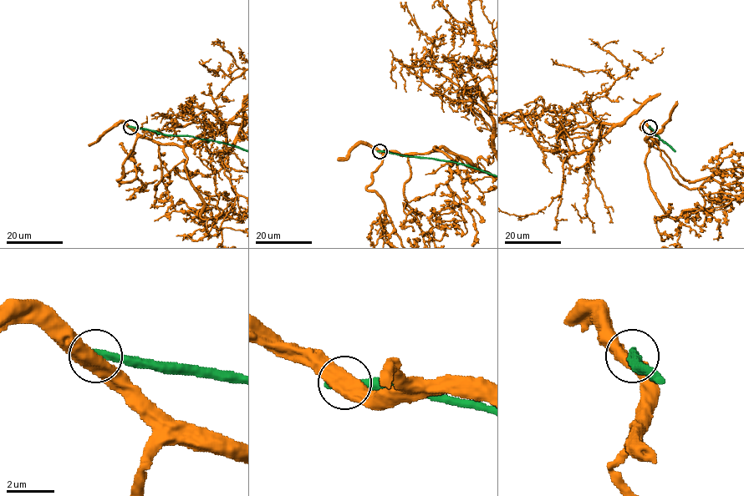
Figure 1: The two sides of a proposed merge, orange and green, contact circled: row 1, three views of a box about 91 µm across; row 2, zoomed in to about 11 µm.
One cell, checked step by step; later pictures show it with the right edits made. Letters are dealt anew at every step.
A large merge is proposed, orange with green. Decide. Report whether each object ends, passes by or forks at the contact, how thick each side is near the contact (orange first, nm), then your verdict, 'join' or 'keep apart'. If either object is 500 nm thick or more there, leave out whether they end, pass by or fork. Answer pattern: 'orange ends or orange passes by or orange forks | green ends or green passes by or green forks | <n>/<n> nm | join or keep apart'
600/440 nm | keep apart

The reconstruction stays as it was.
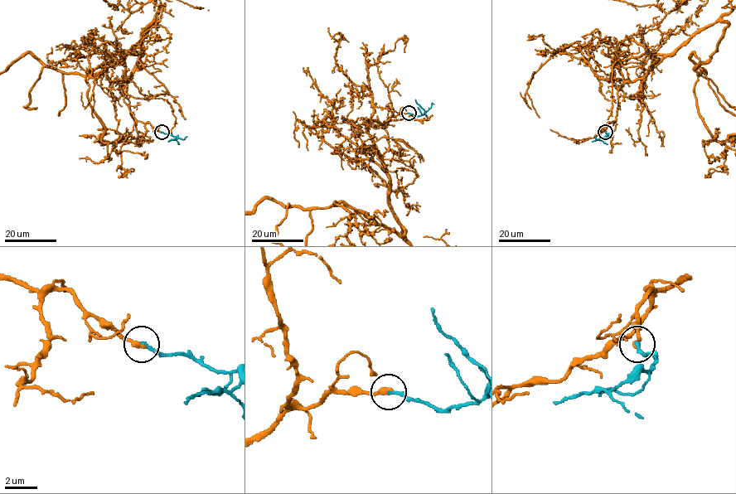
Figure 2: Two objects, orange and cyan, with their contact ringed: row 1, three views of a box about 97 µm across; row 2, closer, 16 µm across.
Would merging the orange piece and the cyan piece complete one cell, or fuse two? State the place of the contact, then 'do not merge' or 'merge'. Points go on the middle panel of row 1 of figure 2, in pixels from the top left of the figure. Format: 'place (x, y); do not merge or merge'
place (409, 113); merge

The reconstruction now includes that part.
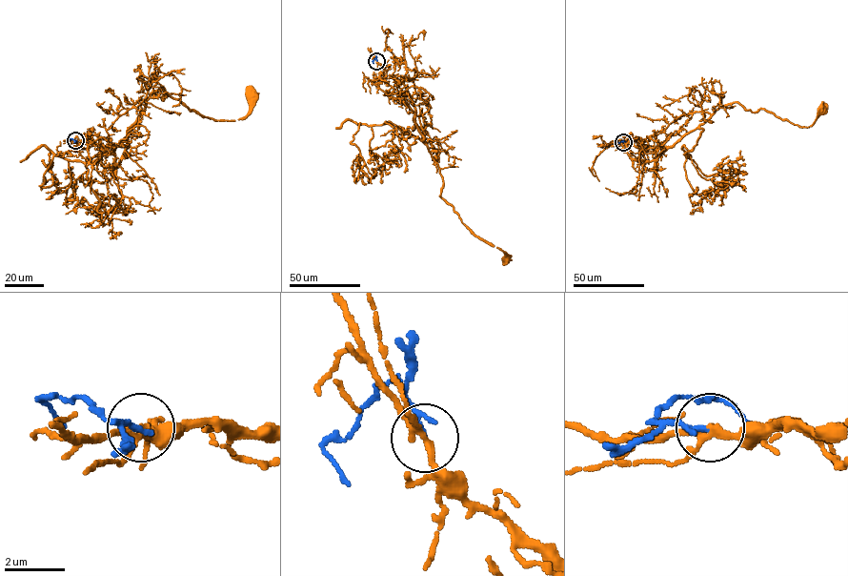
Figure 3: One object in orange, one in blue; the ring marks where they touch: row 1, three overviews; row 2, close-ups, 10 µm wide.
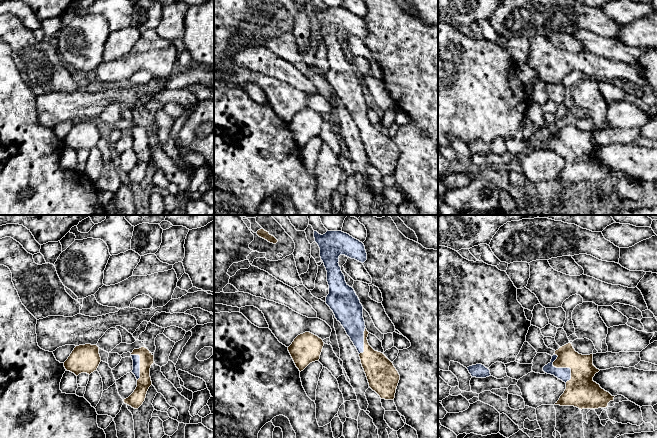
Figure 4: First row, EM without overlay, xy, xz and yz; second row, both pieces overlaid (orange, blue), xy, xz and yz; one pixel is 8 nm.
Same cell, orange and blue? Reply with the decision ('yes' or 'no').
yes

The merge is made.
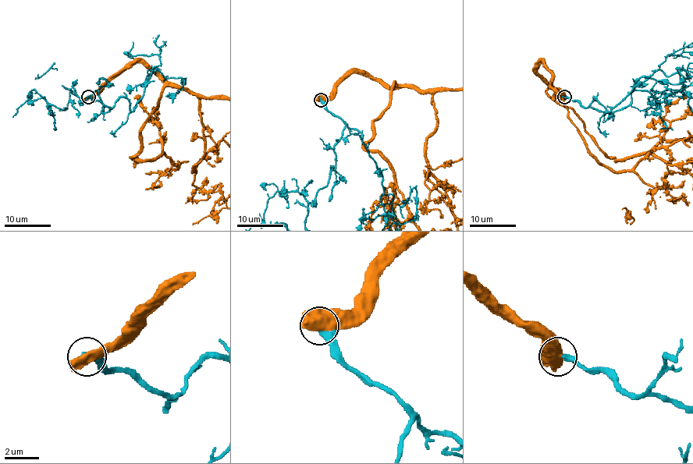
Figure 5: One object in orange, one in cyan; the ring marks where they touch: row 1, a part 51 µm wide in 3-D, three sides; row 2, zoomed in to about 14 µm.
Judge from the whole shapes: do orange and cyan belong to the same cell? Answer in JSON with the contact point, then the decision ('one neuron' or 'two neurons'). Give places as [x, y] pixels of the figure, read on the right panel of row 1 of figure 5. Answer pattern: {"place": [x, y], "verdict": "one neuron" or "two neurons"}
{"place": [564, 97], "verdict": "two neurons"}

